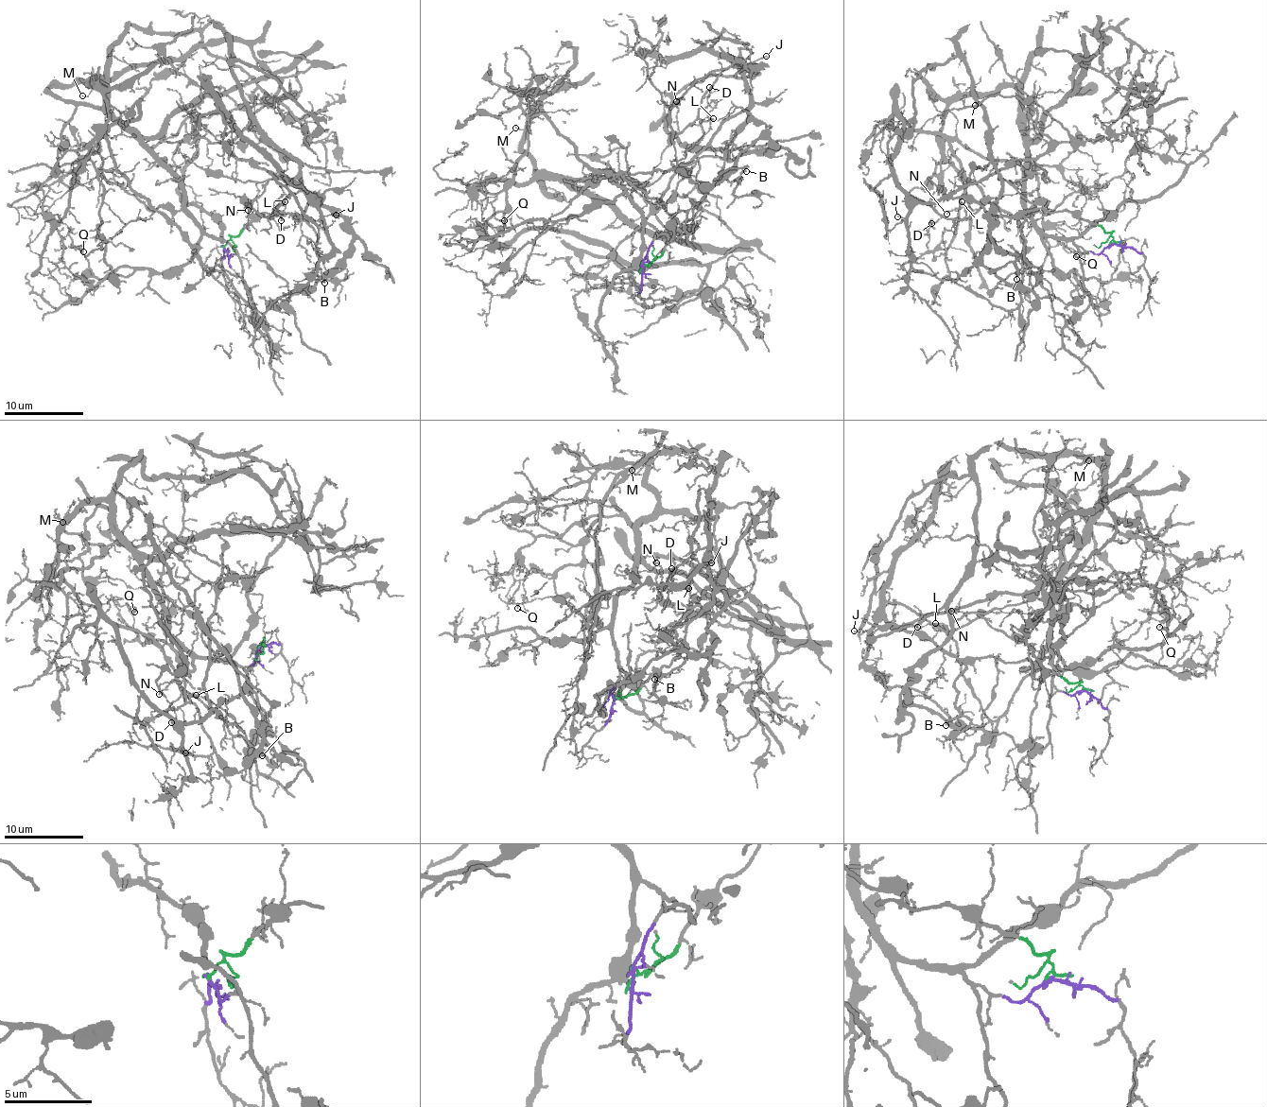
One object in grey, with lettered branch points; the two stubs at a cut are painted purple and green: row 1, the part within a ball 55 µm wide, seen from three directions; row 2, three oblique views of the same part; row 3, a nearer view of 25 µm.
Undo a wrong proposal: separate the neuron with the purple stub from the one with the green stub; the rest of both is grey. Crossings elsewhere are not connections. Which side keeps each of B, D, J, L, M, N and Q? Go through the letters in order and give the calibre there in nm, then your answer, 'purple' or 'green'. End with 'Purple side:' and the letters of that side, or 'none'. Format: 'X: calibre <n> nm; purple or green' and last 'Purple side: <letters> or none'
B: calibre 80 nm; green
D: calibre 140 nm; green
J: calibre 110 nm; green
L: calibre 130 nm; green
M: calibre 100 nm; purple
N: calibre 120 nm; green
Q: calibre 110 nm; purple
Purple side: M, Q

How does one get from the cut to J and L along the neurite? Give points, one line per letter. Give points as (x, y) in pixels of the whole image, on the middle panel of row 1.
J: (643, 266), (664, 252), (723, 167), (725, 146), (745, 119), (745, 71), (766, 55)
L: (643, 266), (717, 181), (750, 103), (734, 66), (701, 102), (702, 120), (714, 119)

